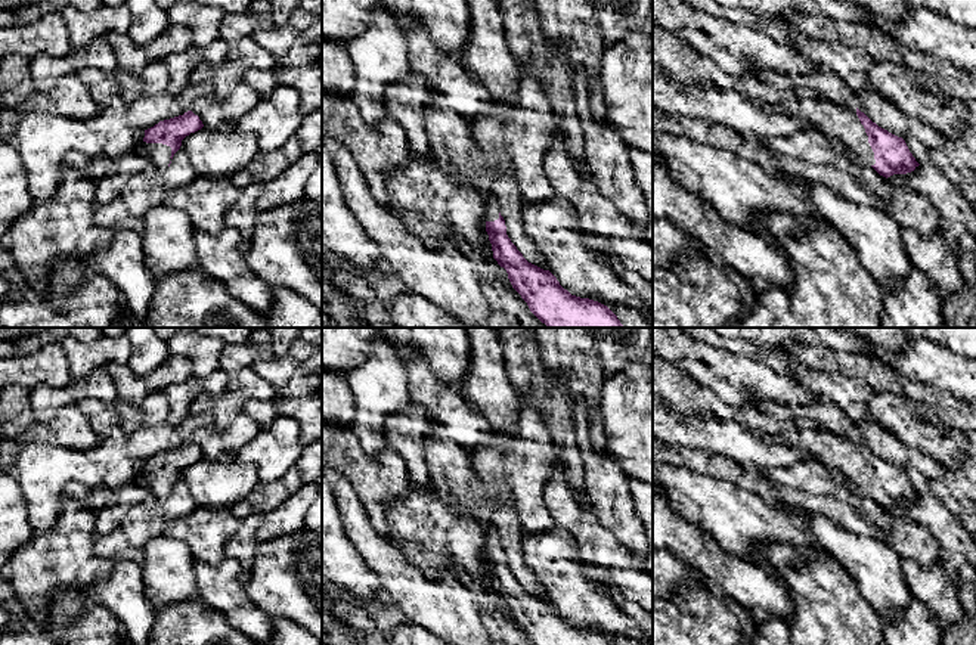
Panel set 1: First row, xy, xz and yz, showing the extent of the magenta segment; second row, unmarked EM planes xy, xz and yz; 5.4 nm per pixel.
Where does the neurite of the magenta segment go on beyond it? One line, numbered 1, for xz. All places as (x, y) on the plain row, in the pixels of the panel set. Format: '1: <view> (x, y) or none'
1: xz (490, 533)

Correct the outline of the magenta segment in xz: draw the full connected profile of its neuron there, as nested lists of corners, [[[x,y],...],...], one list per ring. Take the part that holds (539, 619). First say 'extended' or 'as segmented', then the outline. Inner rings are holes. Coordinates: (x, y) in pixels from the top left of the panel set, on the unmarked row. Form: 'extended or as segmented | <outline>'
extended | [[[484,530],[486,562],[493,589],[508,604],[512,618],[527,633],[533,645],[614,645],[607,636],[571,626],[549,602],[529,593],[506,565],[498,530]]]

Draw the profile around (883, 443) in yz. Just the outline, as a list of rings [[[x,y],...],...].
[[[861,422],[853,427],[853,435],[879,458],[898,468],[915,469],[930,480],[936,480],[945,469],[936,458],[907,446],[879,424]]]

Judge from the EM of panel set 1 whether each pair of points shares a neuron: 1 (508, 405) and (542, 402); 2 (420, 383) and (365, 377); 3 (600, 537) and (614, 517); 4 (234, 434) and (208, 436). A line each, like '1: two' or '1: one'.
1: two
2: two
3: two
4: one

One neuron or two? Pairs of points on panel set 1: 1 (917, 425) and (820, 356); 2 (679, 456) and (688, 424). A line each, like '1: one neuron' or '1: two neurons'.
1: two neurons
2: two neurons

